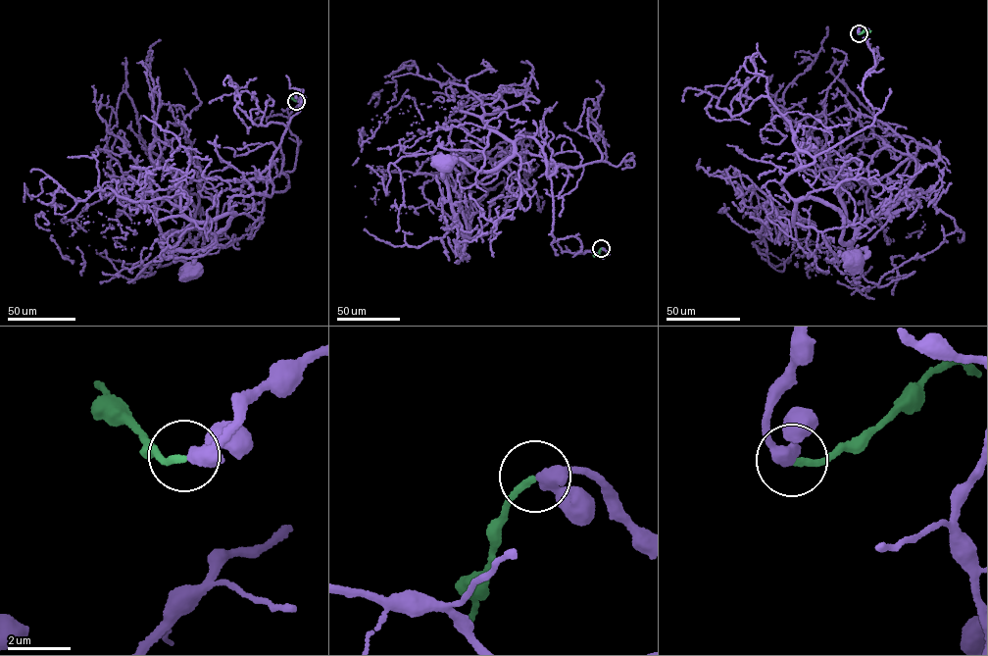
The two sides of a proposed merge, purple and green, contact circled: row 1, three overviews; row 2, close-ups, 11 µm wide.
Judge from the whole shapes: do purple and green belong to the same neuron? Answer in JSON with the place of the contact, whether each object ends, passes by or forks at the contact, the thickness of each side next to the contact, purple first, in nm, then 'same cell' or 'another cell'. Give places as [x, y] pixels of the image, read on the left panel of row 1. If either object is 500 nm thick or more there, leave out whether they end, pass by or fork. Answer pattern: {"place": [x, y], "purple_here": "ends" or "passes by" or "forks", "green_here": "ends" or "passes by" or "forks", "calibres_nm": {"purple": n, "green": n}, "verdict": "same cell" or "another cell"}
{"place": [296, 101], "purple_here": "passes by", "green_here": "ends", "calibres_nm": {"purple": 380, "green": 200}, "verdict": "same cell"}

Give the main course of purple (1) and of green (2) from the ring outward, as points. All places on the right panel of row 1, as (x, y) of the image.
1: (859, 33), (879, 113), (781, 183), (839, 212), (841, 240), (865, 250), (855, 256)
2: (859, 33), (866, 29), (870, 30)

